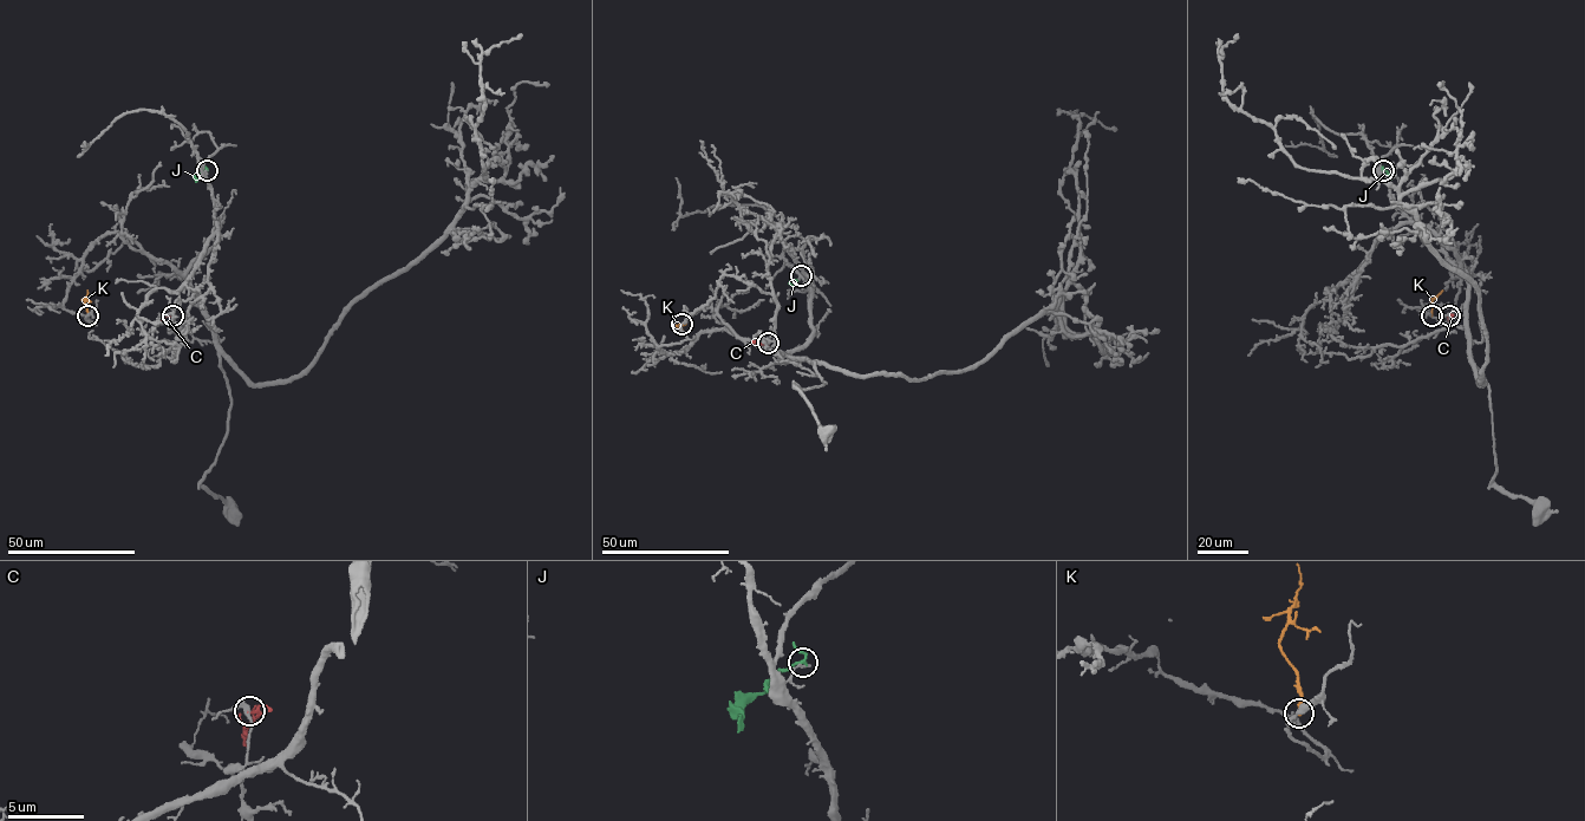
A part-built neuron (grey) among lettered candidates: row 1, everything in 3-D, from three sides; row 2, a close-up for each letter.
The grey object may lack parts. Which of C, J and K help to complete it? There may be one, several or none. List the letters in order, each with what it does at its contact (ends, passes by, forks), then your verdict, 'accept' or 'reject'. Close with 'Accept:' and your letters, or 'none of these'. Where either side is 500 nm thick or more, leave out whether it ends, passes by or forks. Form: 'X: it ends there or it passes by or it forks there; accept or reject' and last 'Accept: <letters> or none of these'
C: it passes by; reject
J: it passes by; reject
K: it ends there; reject
Accept: none of these

